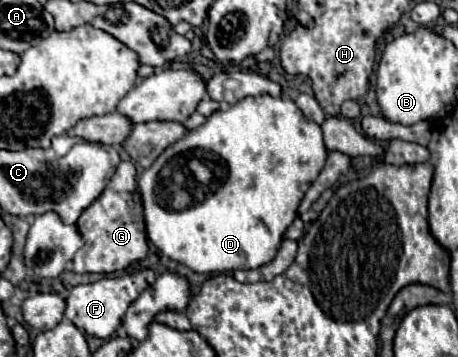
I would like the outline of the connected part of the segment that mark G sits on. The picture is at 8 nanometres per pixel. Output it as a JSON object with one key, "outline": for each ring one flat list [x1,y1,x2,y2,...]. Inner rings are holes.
{"outline":[[120,161,112,181,104,193,80,215,76,223,84,237,84,247,76,251,72,261,74,273,114,273,126,269,132,261,140,261,148,255,146,225,142,213,142,197,136,185,136,167,132,161]]}

